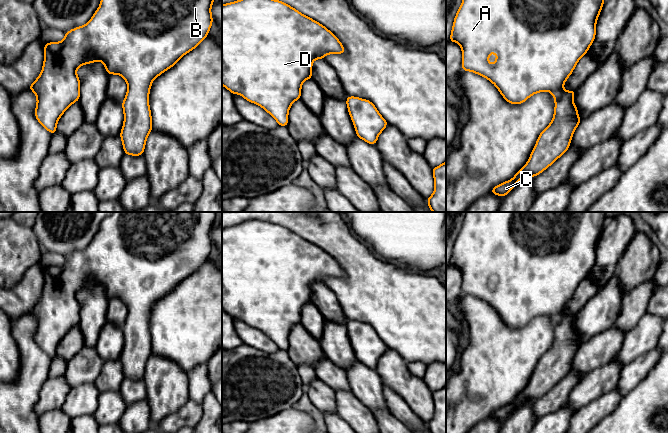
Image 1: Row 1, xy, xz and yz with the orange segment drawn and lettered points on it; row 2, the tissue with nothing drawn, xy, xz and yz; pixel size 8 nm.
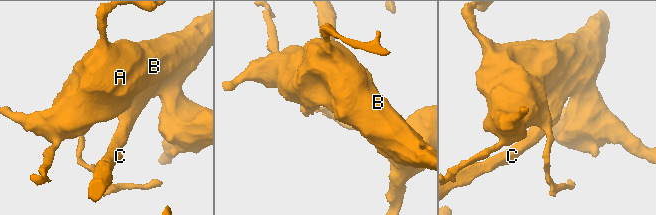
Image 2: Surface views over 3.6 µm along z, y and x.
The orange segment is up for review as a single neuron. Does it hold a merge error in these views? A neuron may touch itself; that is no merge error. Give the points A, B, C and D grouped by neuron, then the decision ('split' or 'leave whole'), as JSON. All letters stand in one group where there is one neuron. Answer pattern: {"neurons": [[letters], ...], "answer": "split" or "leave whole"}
{"neurons": [["A", "B", "C", "D"]], "answer": "leave whole"}

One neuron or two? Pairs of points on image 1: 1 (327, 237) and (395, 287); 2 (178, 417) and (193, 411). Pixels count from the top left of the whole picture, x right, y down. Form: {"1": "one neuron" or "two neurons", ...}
{"1": "one neuron", "2": "one neuron"}

